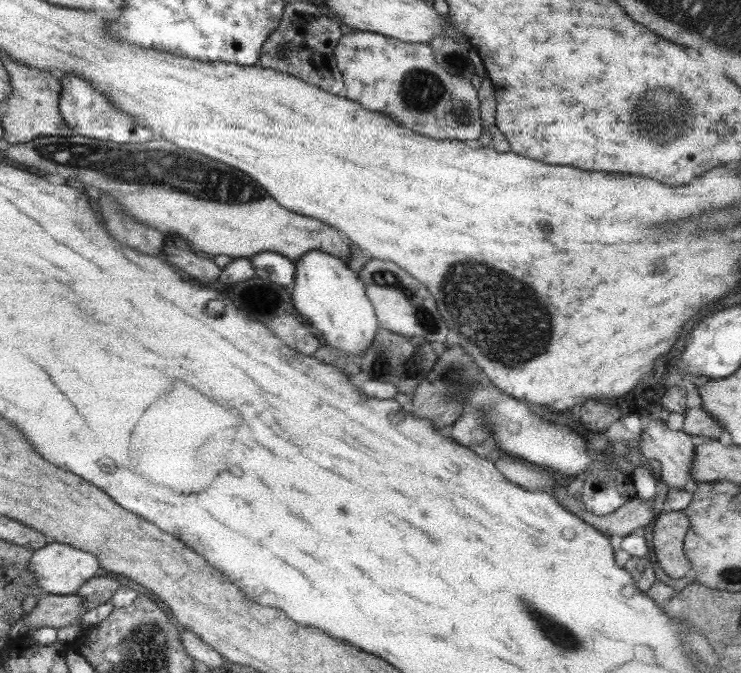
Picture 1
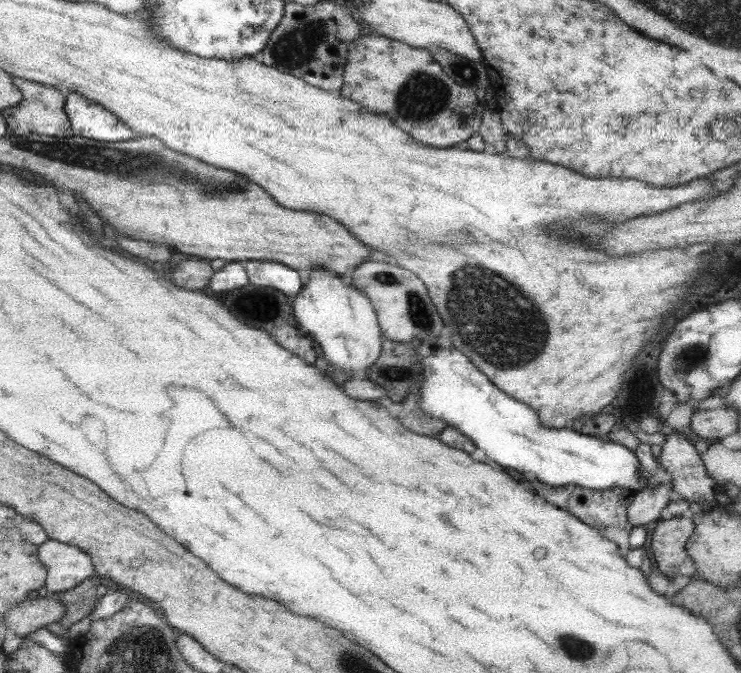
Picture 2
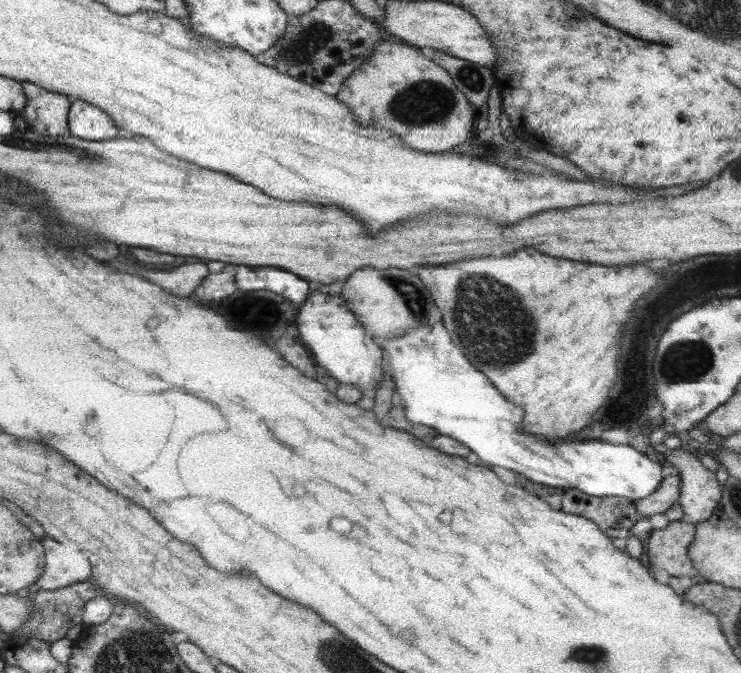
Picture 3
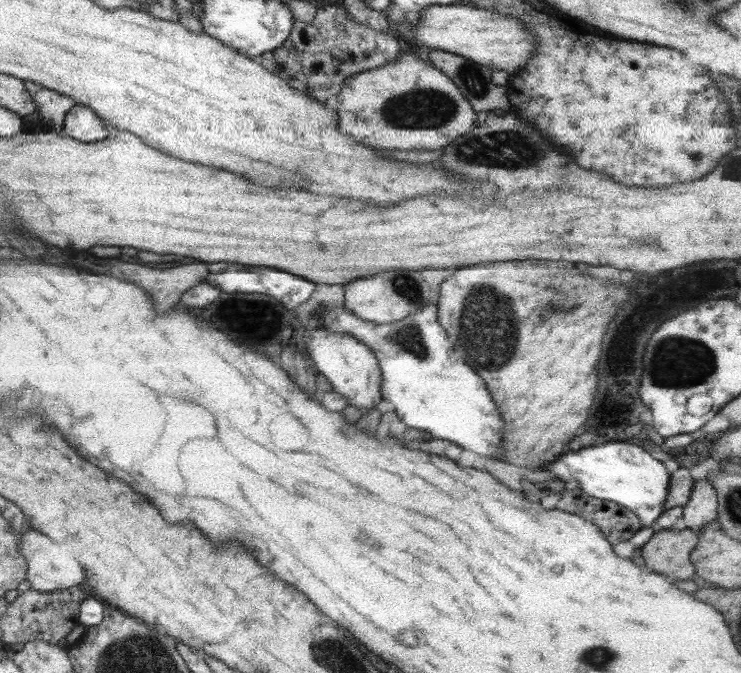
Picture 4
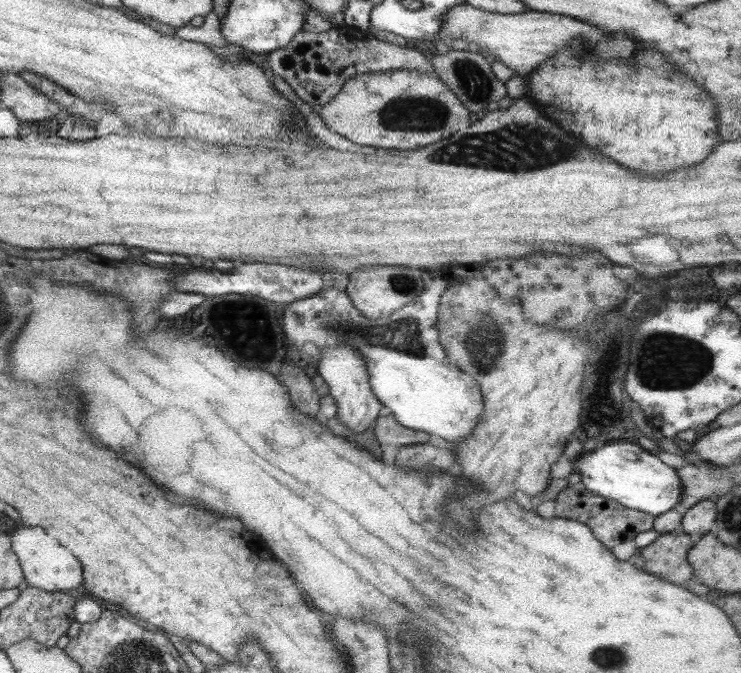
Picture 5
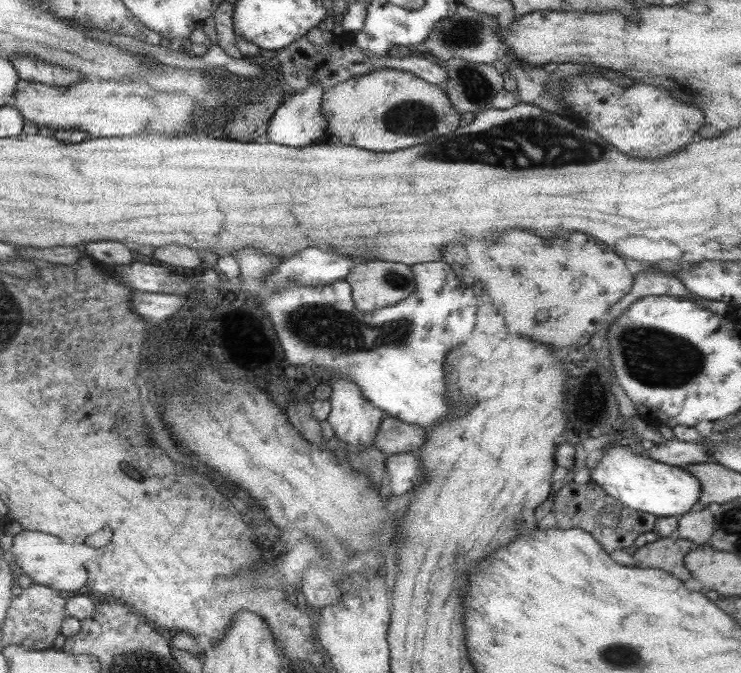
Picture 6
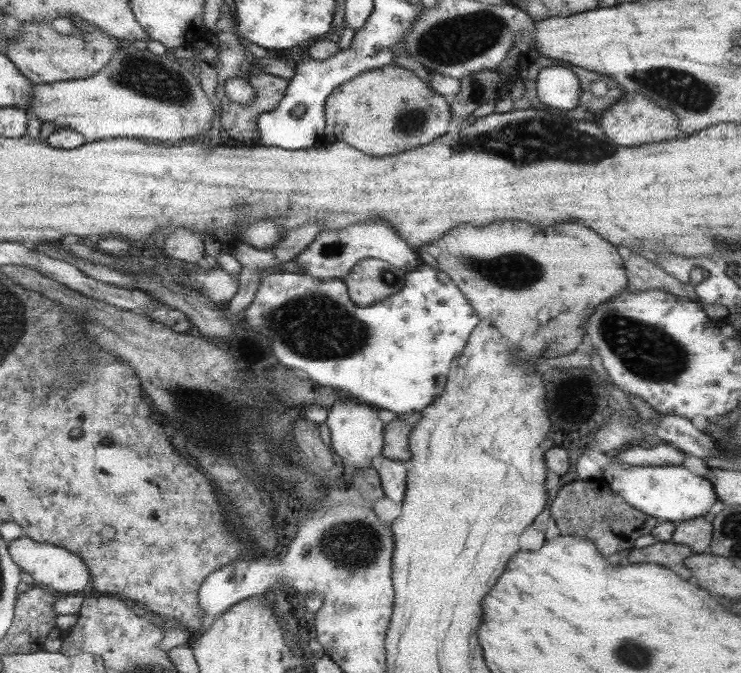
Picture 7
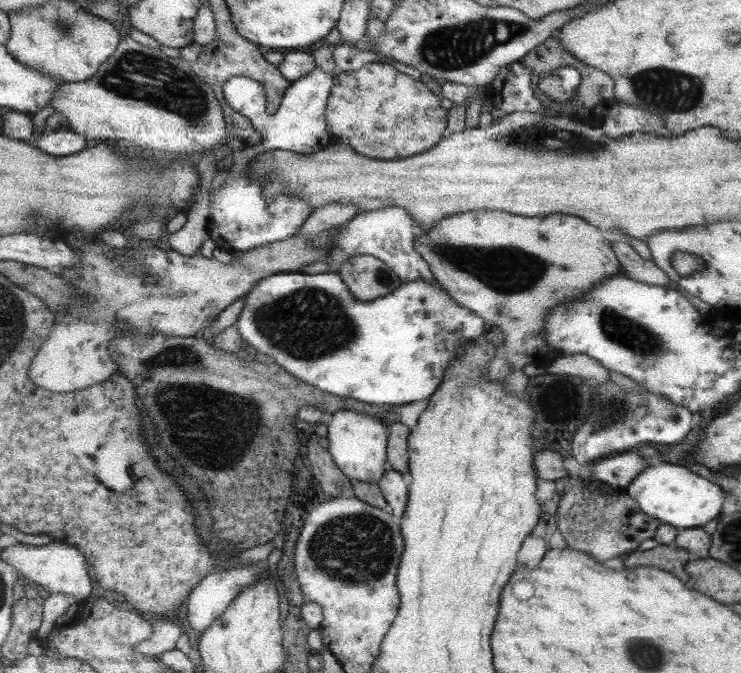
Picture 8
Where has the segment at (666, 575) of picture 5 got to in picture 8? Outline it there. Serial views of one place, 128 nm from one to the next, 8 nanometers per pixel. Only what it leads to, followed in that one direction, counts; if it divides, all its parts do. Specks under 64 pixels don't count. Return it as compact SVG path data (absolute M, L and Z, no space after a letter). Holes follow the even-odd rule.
M658 544L649 550L632 551L622 562L625 569L636 566L655 567L676 575L681 582L687 582L690 576L685 572L684 566L691 558L691 554L685 549Z

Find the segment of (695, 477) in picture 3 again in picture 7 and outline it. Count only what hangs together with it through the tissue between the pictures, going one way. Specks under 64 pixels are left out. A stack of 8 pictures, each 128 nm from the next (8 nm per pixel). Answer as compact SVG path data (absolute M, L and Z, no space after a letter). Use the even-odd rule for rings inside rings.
M704 516L692 518L691 521L681 521L675 525L676 527L674 528L671 537L671 541L673 543L679 543L688 546L695 554L709 552L709 545L712 537L712 523L705 521Z

